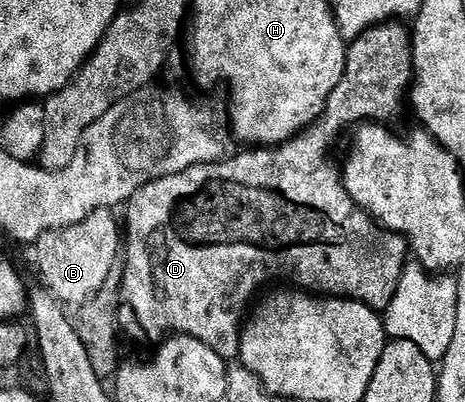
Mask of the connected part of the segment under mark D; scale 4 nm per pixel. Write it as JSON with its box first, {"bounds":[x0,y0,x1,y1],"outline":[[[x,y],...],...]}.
{"bounds":[119,22,414,362],"outline":[[[387,22],[377,24],[369,28],[357,38],[349,41],[346,49],[346,65],[344,74],[332,90],[328,98],[326,108],[321,116],[310,125],[304,132],[299,132],[292,140],[277,146],[258,146],[253,150],[246,150],[243,156],[231,155],[223,158],[216,164],[194,164],[188,170],[180,174],[165,176],[163,180],[148,182],[140,190],[136,190],[134,197],[125,205],[126,220],[124,216],[124,267],[122,268],[122,290],[119,305],[119,327],[134,340],[148,340],[151,344],[161,343],[168,335],[192,336],[204,342],[204,346],[212,346],[216,354],[227,362],[239,359],[242,351],[242,330],[244,315],[242,311],[251,307],[250,299],[261,290],[265,284],[273,280],[291,280],[291,285],[305,290],[311,294],[325,294],[330,298],[345,298],[355,300],[364,306],[373,308],[375,312],[382,314],[392,298],[396,298],[396,290],[400,286],[402,272],[408,263],[408,245],[404,237],[398,232],[390,232],[372,216],[367,216],[363,208],[359,208],[348,194],[346,185],[342,182],[342,174],[339,165],[329,164],[330,156],[326,151],[330,148],[330,140],[334,140],[341,134],[342,128],[353,129],[367,122],[389,125],[402,112],[402,107],[407,107],[408,93],[414,82],[414,41],[409,27],[402,22]]]}

